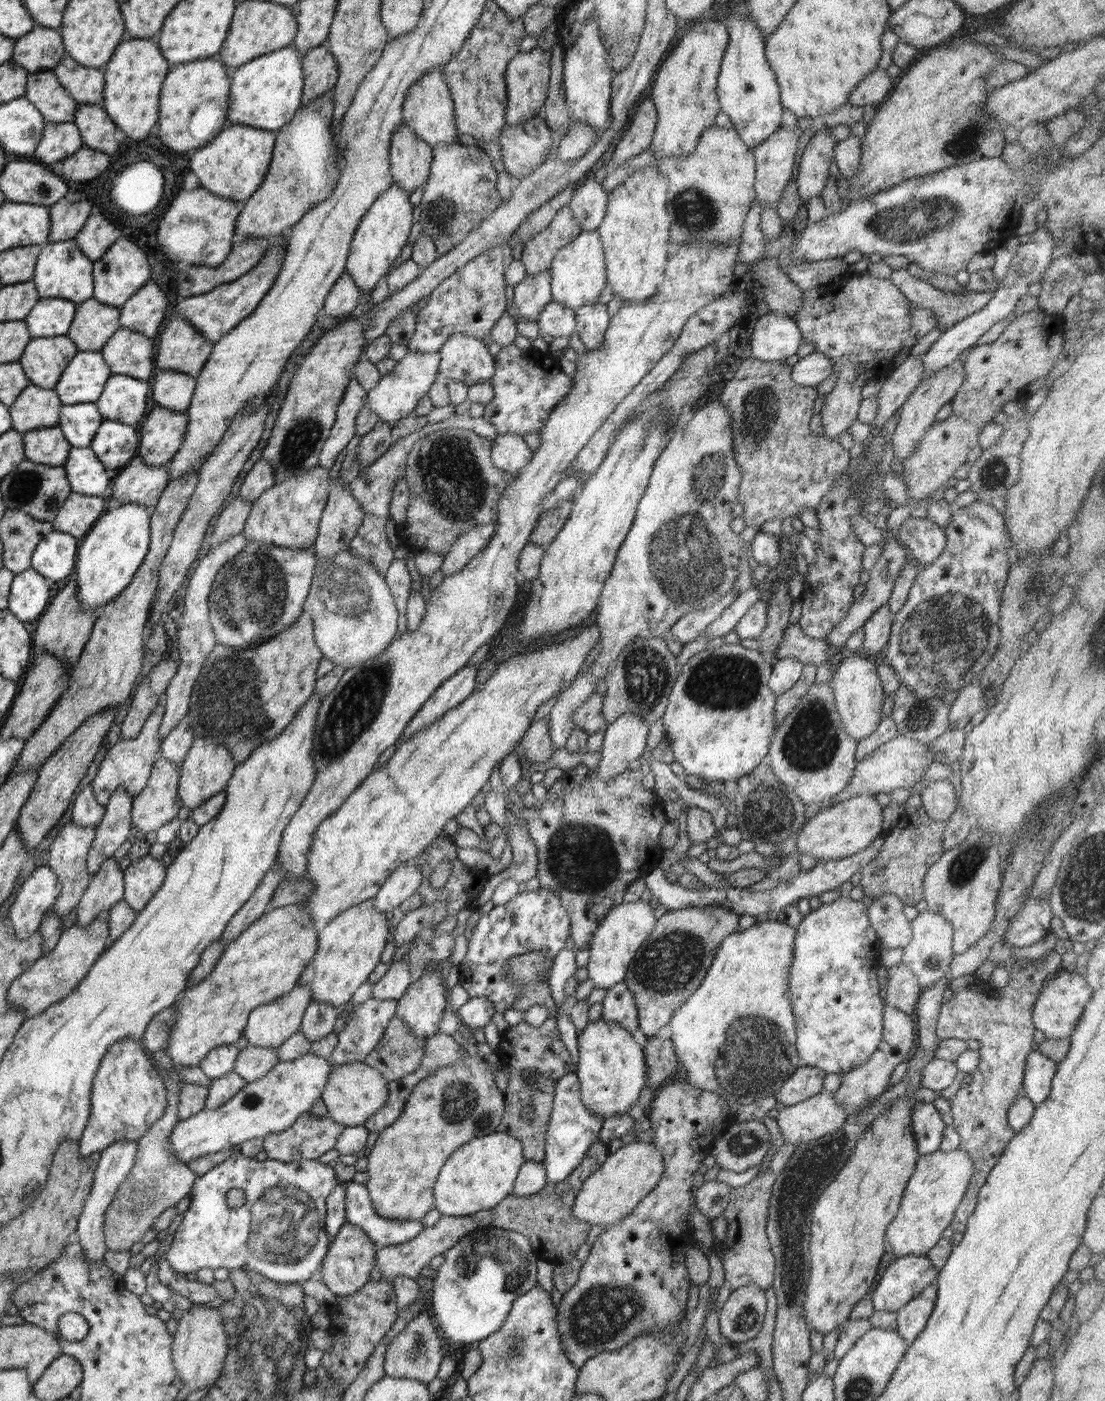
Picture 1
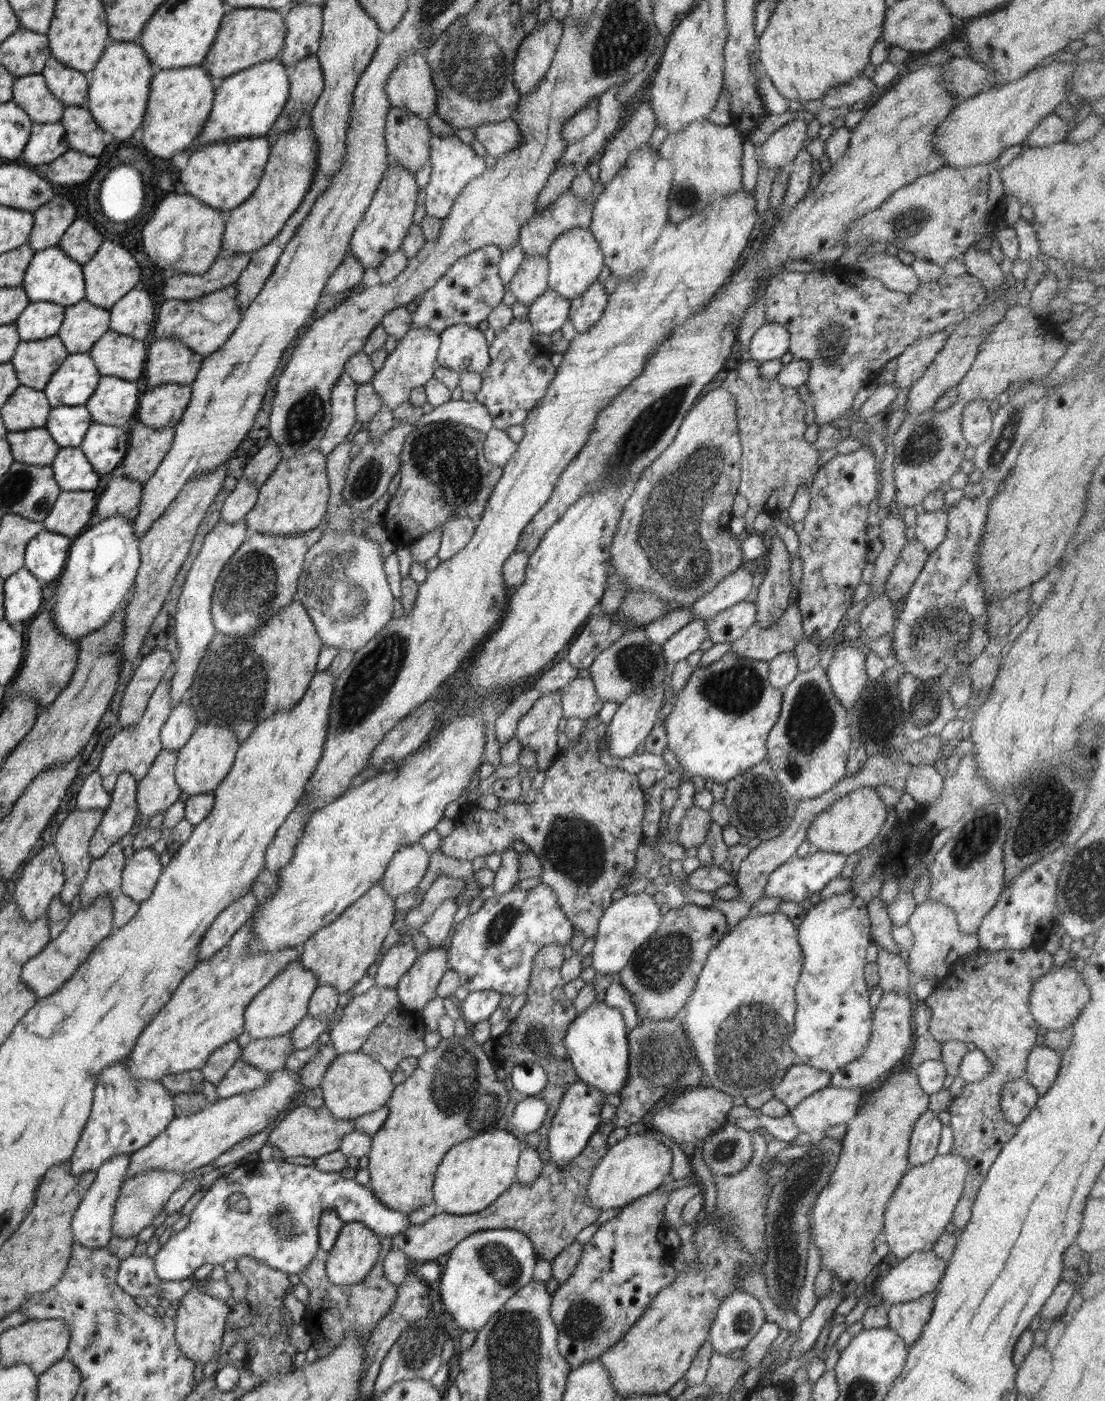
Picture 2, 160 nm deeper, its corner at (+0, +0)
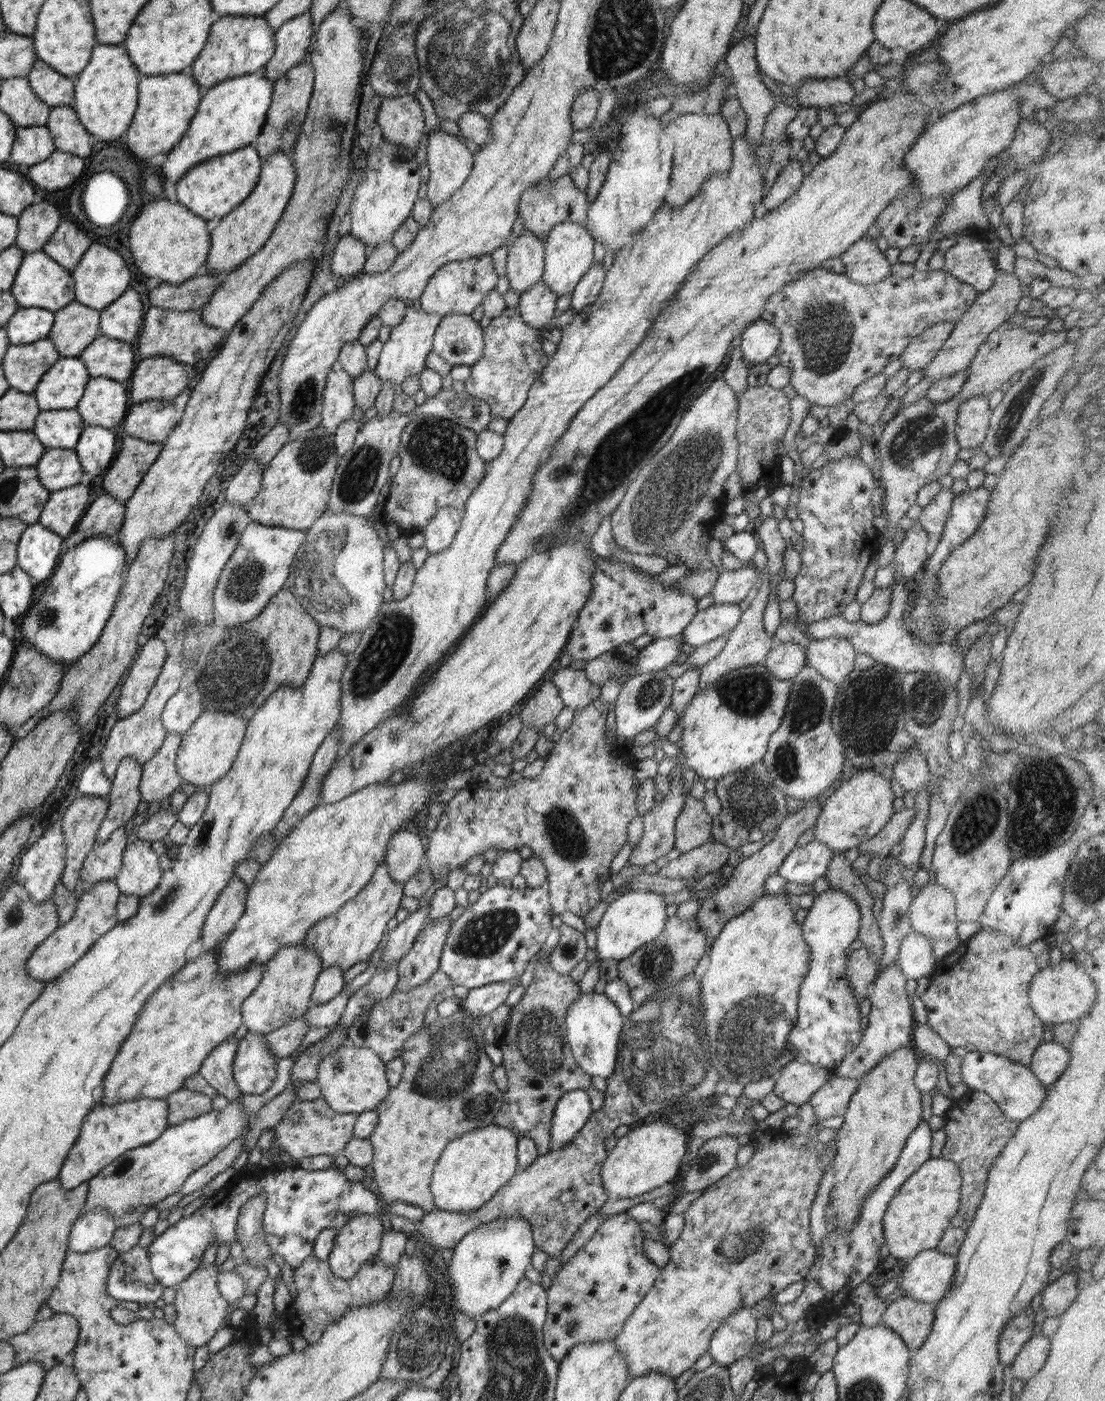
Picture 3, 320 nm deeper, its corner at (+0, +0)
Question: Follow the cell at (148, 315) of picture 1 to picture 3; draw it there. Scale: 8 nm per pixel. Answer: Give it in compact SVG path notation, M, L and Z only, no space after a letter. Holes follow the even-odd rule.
M125 290L112 304L100 311L99 332L114 340L131 342L142 324L142 302L134 290Z

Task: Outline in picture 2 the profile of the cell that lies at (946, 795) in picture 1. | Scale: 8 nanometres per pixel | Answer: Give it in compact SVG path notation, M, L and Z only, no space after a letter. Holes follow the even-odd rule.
M930 765L912 766L905 780L905 792L917 803L930 805L940 796L944 777Z

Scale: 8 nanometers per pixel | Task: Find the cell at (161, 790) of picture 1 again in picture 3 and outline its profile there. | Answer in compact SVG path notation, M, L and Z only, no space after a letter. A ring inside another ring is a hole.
M167 733L160 750L144 766L141 774L141 797L152 808L180 786L182 778L175 766L180 743L179 734Z

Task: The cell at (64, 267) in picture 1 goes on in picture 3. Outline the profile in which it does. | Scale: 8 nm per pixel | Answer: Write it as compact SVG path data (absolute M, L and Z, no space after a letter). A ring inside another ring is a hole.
M41 250L25 253L17 273L16 280L9 292L14 295L19 307L43 308L55 313L75 300L74 279L72 279L71 271L60 266Z

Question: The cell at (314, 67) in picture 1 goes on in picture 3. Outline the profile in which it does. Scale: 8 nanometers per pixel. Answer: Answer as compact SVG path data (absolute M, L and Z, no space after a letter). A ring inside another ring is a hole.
M308 61L293 66L284 76L281 76L274 82L272 100L266 113L267 119L262 125L260 136L252 144L254 149L258 150L260 161L267 161L270 156L278 152L284 152L290 156L293 154L292 147L294 147L294 142L297 141L302 123L306 118L313 84L313 66Z

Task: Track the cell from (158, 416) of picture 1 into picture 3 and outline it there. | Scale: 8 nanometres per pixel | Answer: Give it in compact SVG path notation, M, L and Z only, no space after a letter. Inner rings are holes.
M124 435L122 448L103 474L102 488L118 502L126 502L150 465L158 458L162 443L146 442L135 436Z

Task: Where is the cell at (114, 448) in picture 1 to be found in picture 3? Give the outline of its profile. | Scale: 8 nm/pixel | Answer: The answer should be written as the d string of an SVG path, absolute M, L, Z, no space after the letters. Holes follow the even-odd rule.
M100 426L84 427L75 451L82 470L88 479L100 476L108 470L116 454L116 440L110 429Z

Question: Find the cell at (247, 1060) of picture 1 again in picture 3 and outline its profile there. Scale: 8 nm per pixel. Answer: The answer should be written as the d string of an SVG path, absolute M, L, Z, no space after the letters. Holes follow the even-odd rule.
M298 1017L296 1020L265 1034L266 1044L276 1060L290 1057L293 1052L298 1051L309 1024L306 1017Z

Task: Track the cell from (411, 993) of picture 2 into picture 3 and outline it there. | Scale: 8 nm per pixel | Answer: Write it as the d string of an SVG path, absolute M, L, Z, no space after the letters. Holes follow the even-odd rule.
M453 916L429 920L418 933L413 947L399 960L397 987L412 990L426 982L439 969L442 949L451 927Z

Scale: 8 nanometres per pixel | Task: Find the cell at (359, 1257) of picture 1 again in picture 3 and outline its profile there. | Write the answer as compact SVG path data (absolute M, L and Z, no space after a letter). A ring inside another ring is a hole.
M361 1214L348 1219L338 1230L327 1260L337 1277L352 1278L371 1256L379 1252L384 1228L381 1219Z

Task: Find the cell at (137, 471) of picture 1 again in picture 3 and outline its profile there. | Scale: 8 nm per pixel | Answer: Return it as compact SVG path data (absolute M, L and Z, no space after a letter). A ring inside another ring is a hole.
M107 492L100 494L84 511L77 527L86 538L107 534L111 538L120 530L124 522L125 503L118 502Z

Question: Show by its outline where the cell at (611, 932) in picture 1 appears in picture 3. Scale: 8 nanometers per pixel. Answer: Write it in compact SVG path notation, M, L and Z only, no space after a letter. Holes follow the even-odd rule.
M630 891L624 895L615 895L614 902L607 906L599 925L595 929L597 932L596 950L602 960L619 960L632 956L641 946L654 940L664 930L667 916L666 906L663 896L656 892Z

